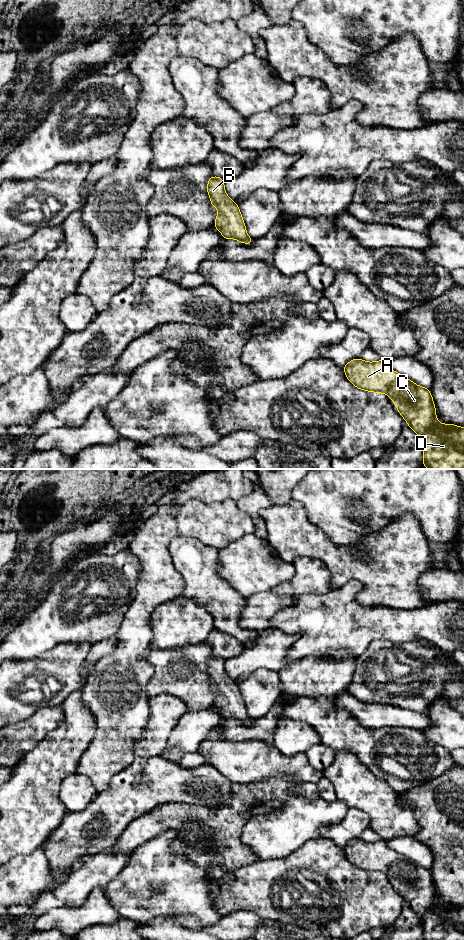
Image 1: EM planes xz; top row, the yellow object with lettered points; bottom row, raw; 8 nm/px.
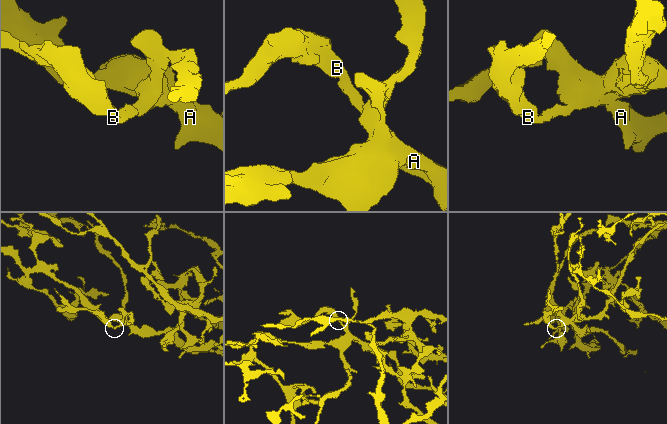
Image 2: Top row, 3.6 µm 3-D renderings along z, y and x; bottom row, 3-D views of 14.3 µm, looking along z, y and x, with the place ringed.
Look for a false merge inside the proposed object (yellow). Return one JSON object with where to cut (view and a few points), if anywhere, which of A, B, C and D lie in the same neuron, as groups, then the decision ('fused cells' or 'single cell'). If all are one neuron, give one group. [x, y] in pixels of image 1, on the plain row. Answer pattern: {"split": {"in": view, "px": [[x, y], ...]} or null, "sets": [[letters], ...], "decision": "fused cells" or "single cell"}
{"split": null, "sets": [["A", "B", "C", "D"]], "decision": "single cell"}

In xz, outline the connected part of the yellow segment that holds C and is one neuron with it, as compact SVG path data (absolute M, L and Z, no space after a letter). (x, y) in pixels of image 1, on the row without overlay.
M354 838L343 849L347 859L358 869L384 873L391 878L407 905L417 913L423 927L423 940L464 940L464 908L441 904L437 900L429 869L418 866L402 854L391 850L384 840L366 842Z

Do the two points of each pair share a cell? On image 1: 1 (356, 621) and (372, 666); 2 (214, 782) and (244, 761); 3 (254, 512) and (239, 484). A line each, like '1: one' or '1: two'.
1: two
2: two
3: two

